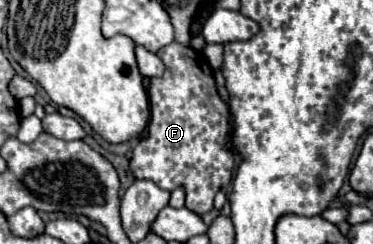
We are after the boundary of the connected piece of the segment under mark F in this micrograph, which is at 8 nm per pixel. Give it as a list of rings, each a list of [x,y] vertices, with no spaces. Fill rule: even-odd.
[[[173,42],[159,52],[165,64],[165,74],[161,78],[151,78],[149,82],[149,104],[153,98],[153,120],[149,120],[147,124],[147,136],[143,136],[135,146],[129,168],[137,180],[151,180],[163,190],[185,188],[185,208],[195,214],[205,214],[213,210],[215,194],[225,188],[233,178],[235,146],[227,146],[227,140],[233,140],[235,134],[233,114],[229,110],[229,104],[219,96],[213,70],[203,54],[179,42]]]

